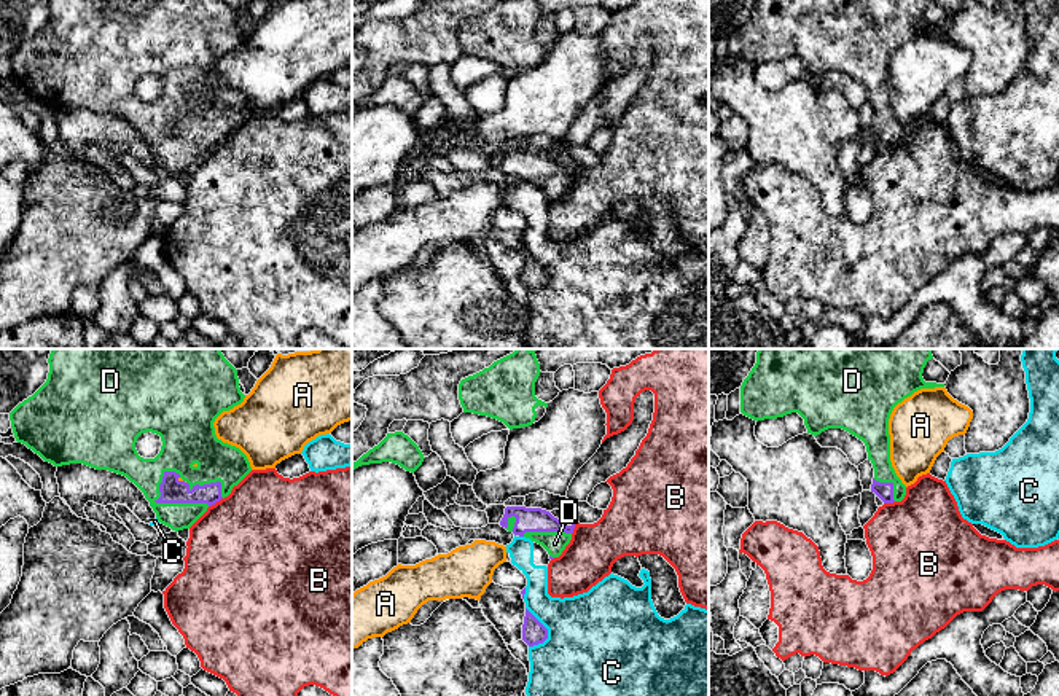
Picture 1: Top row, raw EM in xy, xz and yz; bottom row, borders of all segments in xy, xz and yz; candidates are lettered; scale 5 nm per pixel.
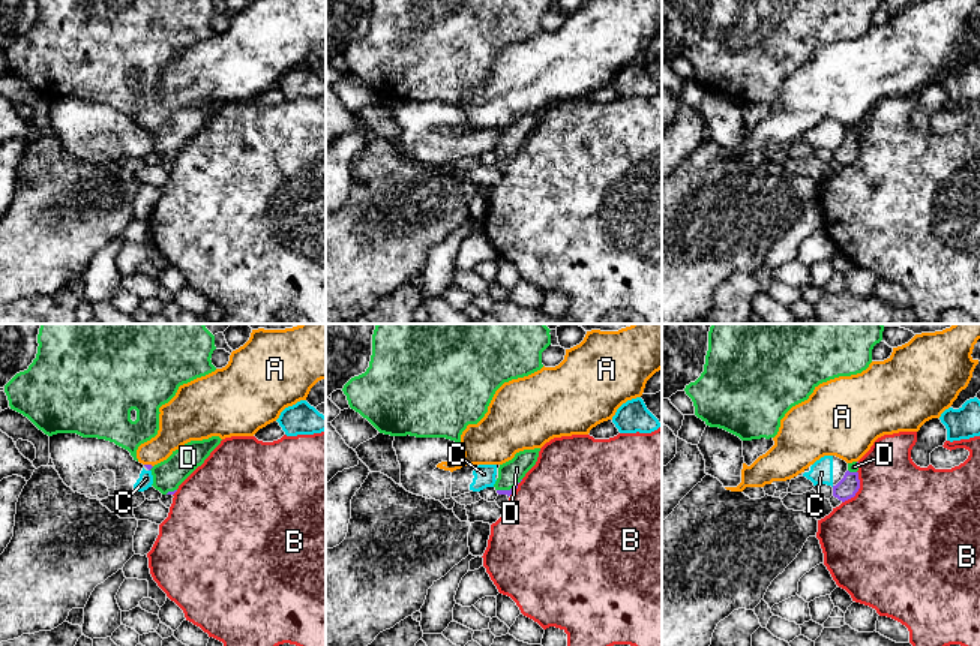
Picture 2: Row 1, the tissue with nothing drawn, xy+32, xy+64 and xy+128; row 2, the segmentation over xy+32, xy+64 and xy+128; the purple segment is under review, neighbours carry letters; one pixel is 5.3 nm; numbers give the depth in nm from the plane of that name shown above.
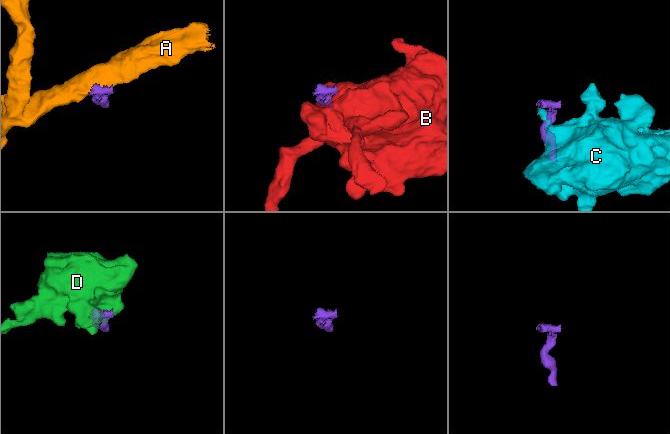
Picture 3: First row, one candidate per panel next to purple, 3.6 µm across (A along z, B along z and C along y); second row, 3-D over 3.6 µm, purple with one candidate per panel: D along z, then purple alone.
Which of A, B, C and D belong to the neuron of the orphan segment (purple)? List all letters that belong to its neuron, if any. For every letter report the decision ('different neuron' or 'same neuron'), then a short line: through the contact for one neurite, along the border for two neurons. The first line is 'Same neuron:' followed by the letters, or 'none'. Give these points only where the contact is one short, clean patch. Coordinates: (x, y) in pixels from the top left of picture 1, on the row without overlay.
Same neuron: D
A: different neuron; line xy (177, 121), (185, 126)
B: different neuron
C: different neuron
D: same neuron

